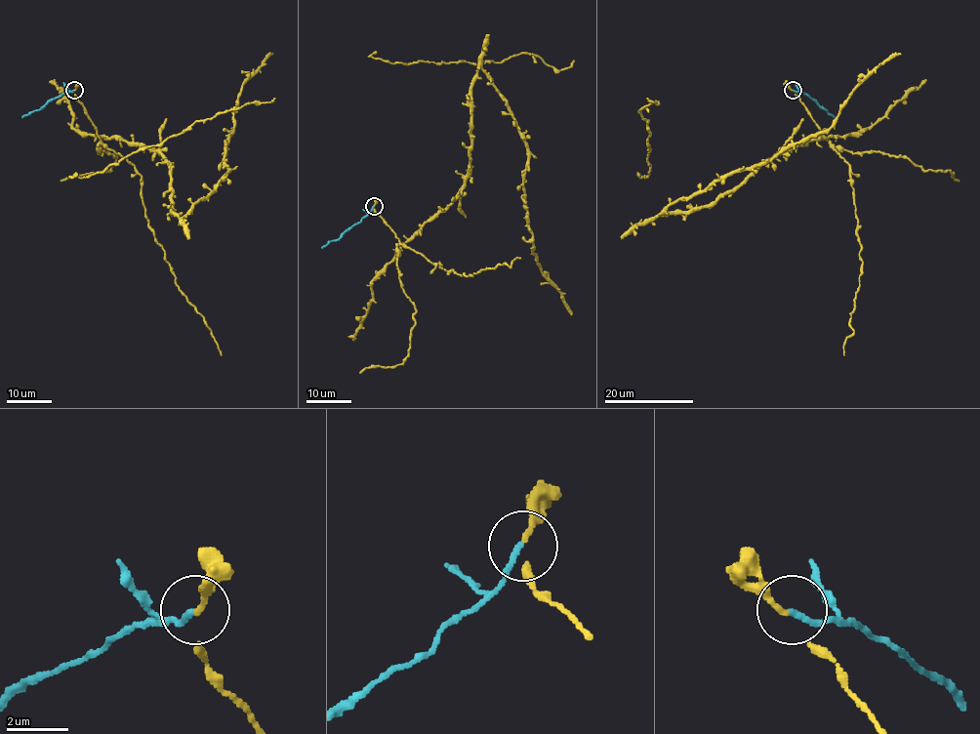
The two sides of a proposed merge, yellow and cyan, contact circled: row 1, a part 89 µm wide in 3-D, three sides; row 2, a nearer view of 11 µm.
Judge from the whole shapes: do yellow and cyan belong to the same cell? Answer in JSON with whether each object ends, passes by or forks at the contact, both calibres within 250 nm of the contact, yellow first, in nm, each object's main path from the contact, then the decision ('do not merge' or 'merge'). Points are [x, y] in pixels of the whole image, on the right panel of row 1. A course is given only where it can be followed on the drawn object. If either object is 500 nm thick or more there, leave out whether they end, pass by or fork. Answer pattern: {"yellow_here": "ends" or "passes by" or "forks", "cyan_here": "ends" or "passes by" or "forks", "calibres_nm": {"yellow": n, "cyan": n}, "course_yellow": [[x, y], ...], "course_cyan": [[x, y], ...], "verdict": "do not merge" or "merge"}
{"yellow_here": "passes by", "cyan_here": "ends", "calibres_nm": {"yellow": 120, "cyan": 180}, "course_yellow": [[793, 90], [828, 139], [785, 148], [709, 204], [654, 217], [825, 132], [849, 96], [900, 53]], "course_cyan": [[793, 90], [805, 93], [834, 117]], "verdict": "do not merge"}

